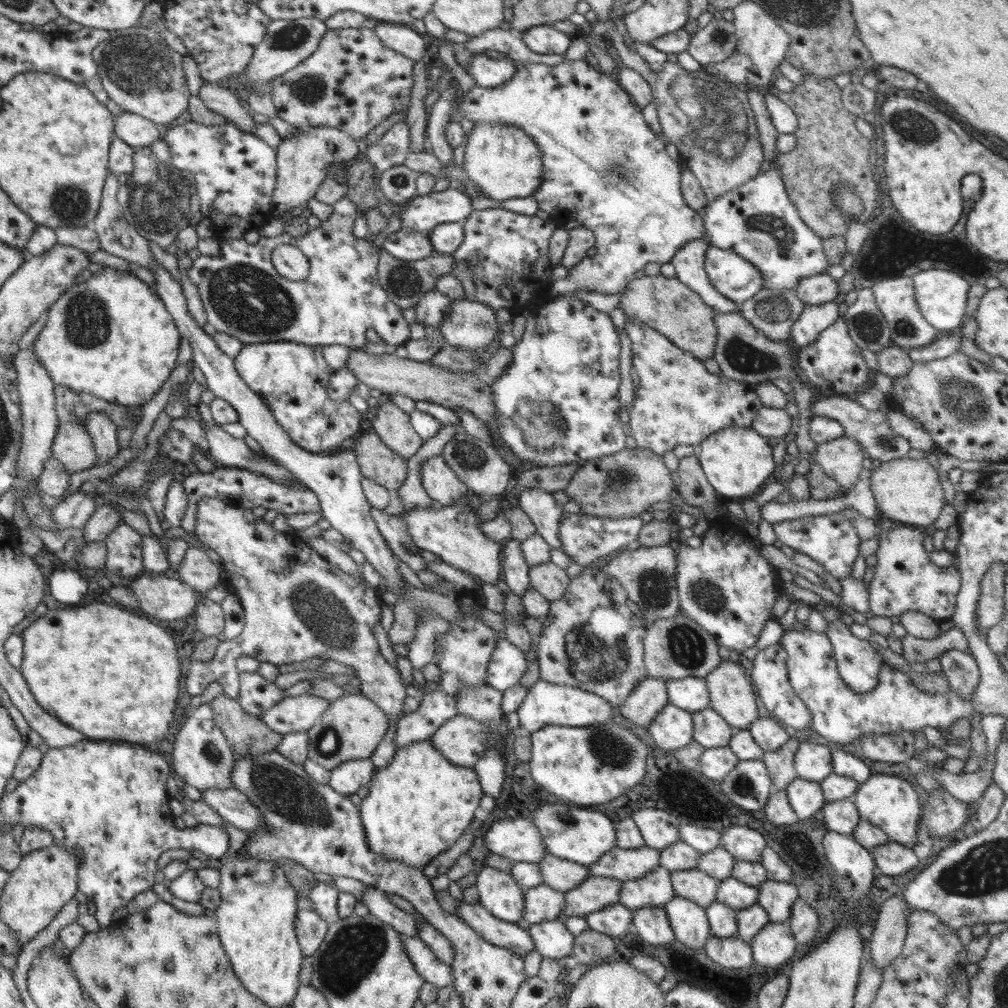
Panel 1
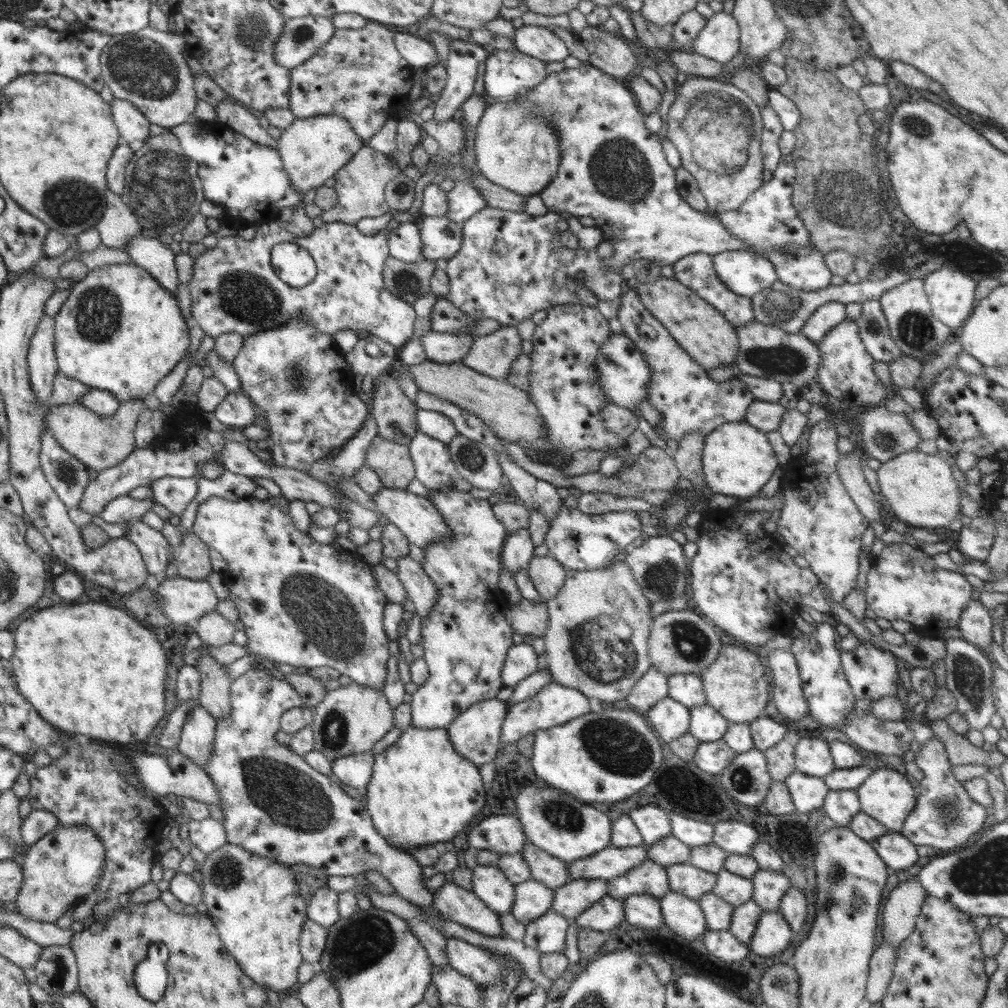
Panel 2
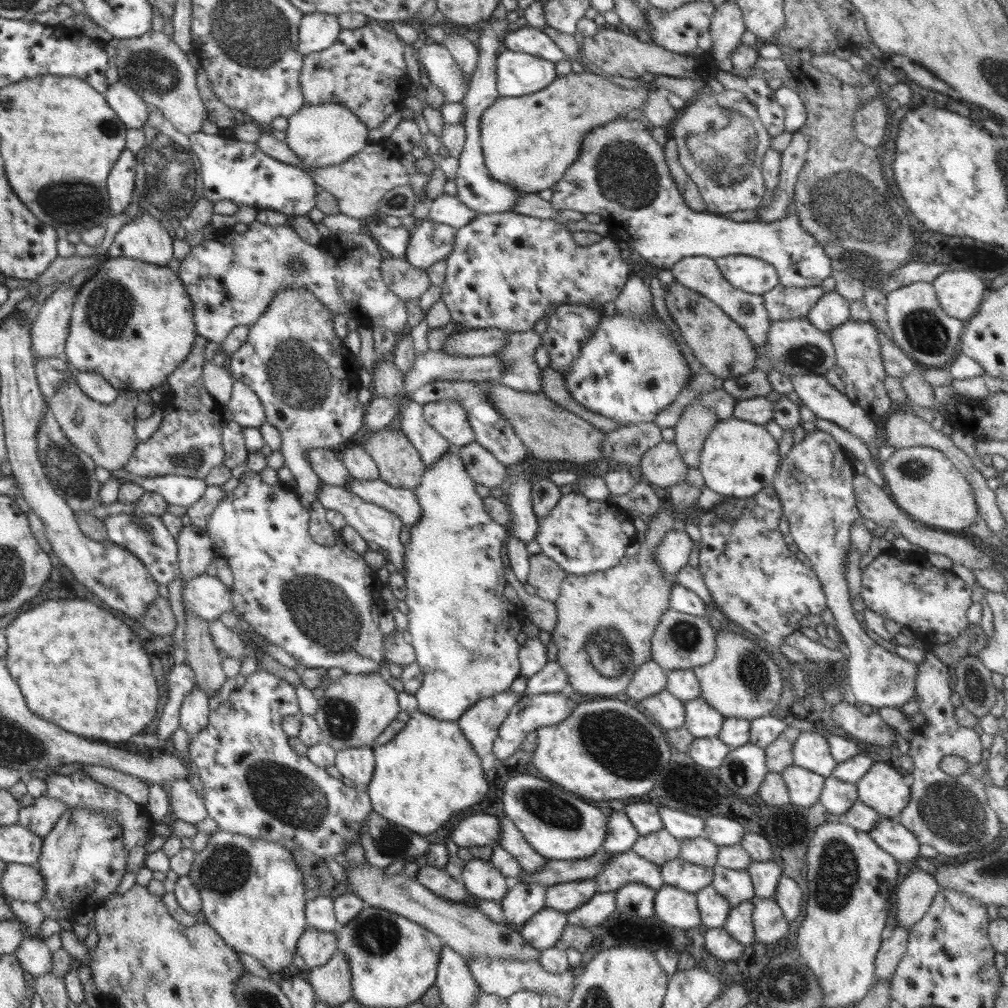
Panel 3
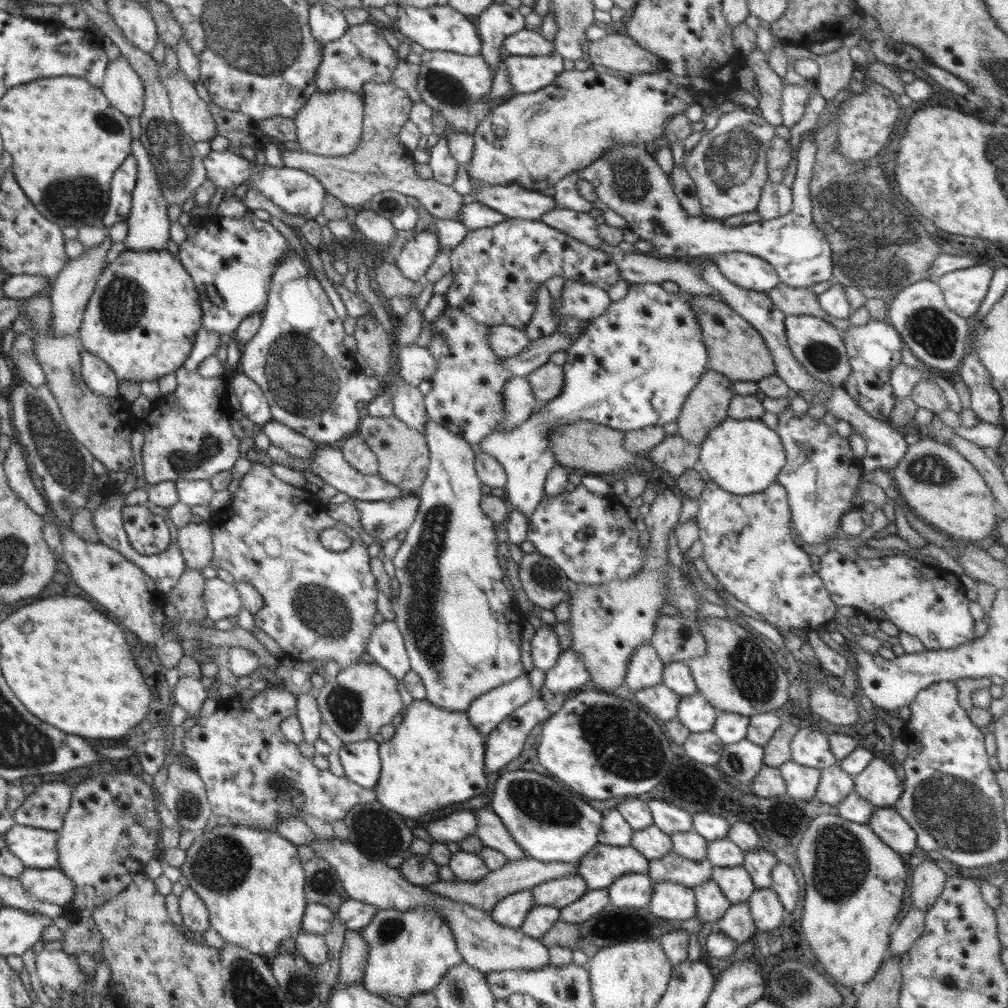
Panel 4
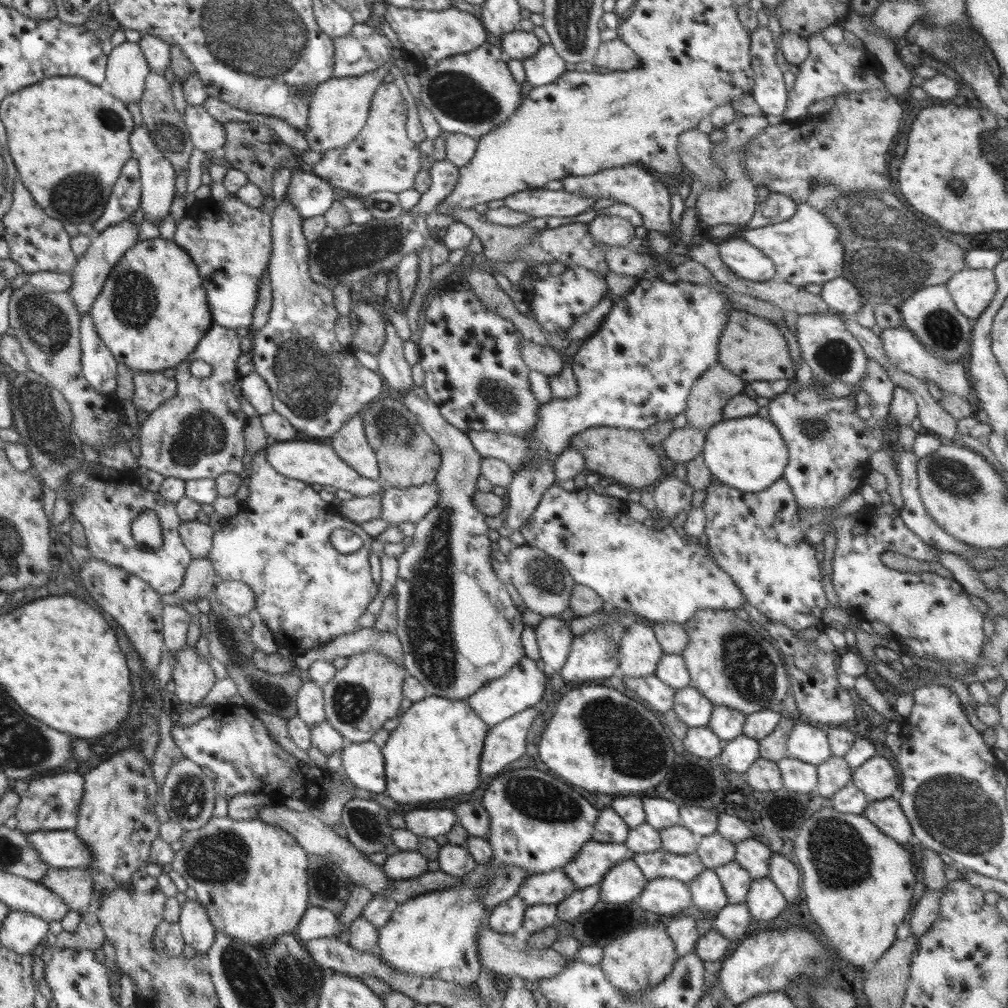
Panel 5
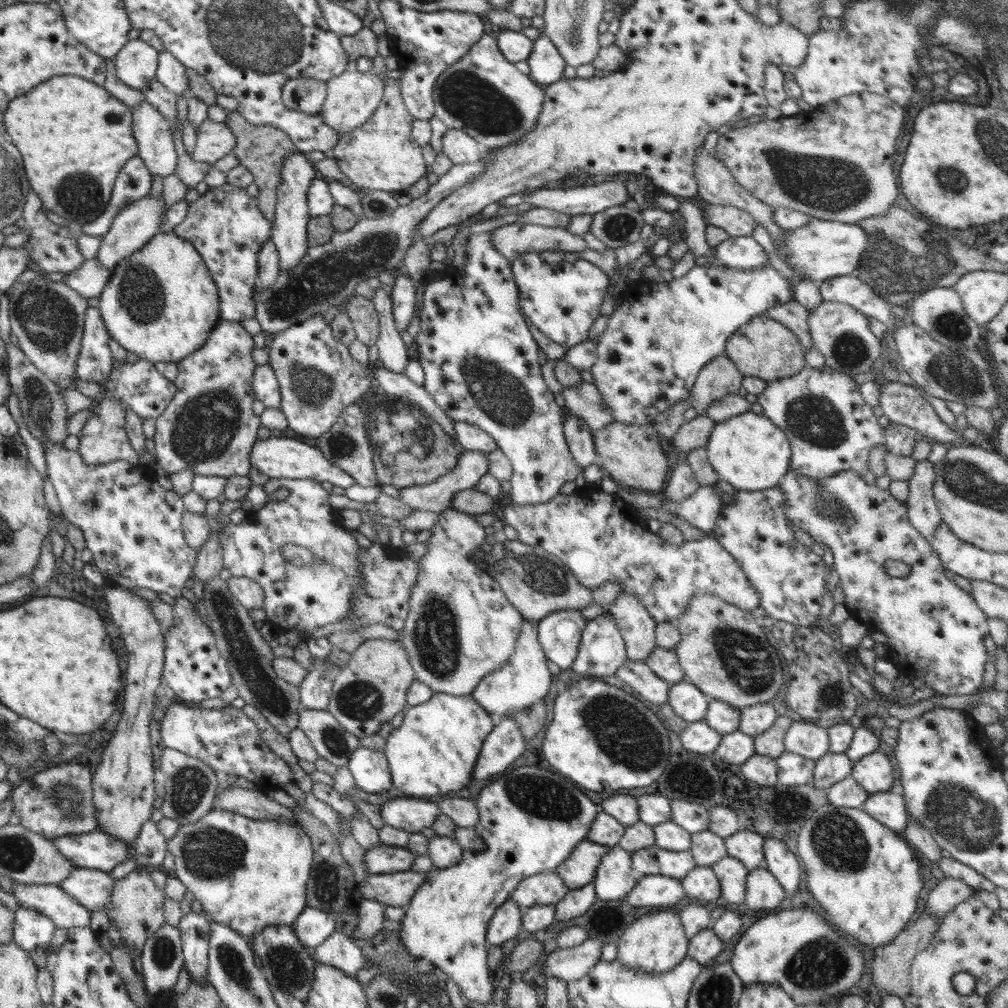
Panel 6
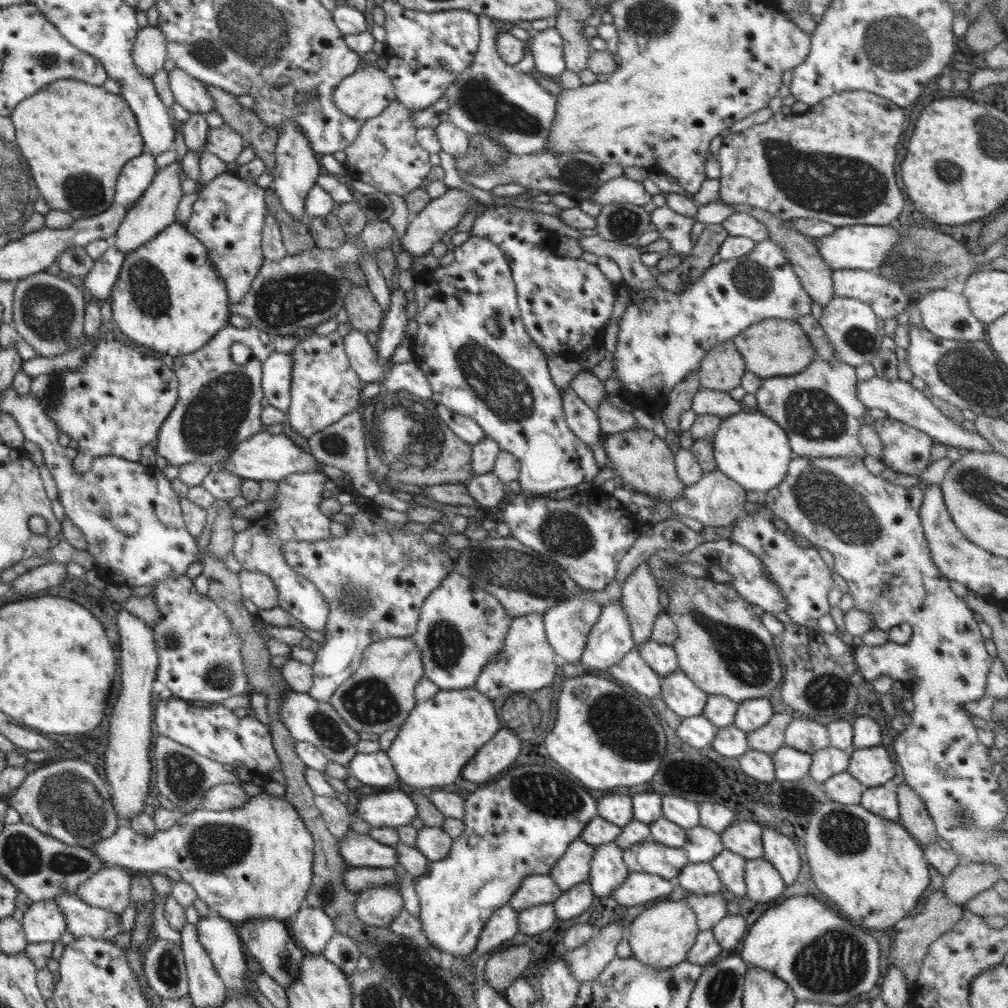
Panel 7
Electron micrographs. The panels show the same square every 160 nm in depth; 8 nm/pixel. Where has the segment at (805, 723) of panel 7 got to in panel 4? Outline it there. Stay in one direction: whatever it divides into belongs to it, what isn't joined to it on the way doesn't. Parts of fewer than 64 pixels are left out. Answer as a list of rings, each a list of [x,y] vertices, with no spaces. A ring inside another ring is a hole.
[[[799,728],[792,737],[790,748],[791,759],[810,768],[822,770],[838,763],[829,747],[827,730]]]

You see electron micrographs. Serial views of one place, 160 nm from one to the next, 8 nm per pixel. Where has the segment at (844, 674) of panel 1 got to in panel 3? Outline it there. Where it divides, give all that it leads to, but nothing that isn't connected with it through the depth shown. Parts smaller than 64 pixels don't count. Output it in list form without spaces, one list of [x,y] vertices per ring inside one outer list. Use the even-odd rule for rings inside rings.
[[[819,429],[806,433],[803,440],[793,444],[792,449],[784,458],[784,462],[776,472],[772,486],[779,496],[783,515],[788,520],[790,527],[788,540],[796,542],[799,555],[815,570],[826,597],[827,609],[834,615],[834,626],[840,634],[841,646],[847,651],[846,659],[848,660],[845,662],[844,668],[847,670],[848,684],[850,684],[850,690],[852,690],[857,704],[870,704],[875,710],[884,708],[884,706],[901,709],[910,698],[915,696],[917,664],[884,649],[880,643],[876,643],[870,634],[862,629],[862,619],[859,615],[854,614],[851,608],[852,600],[845,577],[845,560],[851,547],[850,529],[854,522],[862,516],[857,509],[853,489],[854,475],[857,472],[854,461],[849,459],[847,454],[848,452],[829,433]]]

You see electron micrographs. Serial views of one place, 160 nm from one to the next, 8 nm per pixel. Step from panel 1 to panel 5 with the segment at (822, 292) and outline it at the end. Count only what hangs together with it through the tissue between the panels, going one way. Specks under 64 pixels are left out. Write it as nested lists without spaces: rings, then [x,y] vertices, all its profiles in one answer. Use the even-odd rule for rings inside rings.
[[[627,164],[626,166],[618,166],[616,168],[607,168],[606,170],[601,170],[594,174],[588,176],[567,176],[561,180],[563,184],[563,189],[569,193],[575,195],[583,195],[584,197],[594,197],[594,198],[613,198],[616,202],[620,204],[628,204],[635,208],[644,219],[643,226],[648,230],[657,230],[665,236],[665,234],[674,233],[678,235],[678,227],[673,224],[670,212],[670,190],[668,187],[664,186],[656,176],[652,176],[648,169],[641,166],[641,164]],[[796,202],[797,209],[794,216],[778,224],[751,226],[737,235],[752,246],[762,251],[772,262],[786,282],[797,287],[808,284],[823,285],[829,280],[842,277],[844,268],[843,244],[838,238],[837,228],[807,202]]]

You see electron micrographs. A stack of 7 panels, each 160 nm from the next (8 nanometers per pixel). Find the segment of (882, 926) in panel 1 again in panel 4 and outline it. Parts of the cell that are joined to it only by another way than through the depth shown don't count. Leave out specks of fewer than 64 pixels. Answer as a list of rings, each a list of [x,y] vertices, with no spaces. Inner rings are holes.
[[[918,856],[918,858],[924,858],[922,864],[914,864],[916,868],[913,868],[912,872],[912,888],[910,898],[912,898],[912,906],[919,908],[926,912],[935,902],[936,899],[940,896],[940,893],[944,891],[944,886],[948,876],[938,868],[935,861],[930,860],[924,856]]]

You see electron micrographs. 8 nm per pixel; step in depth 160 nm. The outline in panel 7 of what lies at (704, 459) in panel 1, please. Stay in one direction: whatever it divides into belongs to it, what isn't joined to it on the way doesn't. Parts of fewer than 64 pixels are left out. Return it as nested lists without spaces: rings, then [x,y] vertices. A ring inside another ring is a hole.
[[[746,409],[724,418],[712,439],[717,469],[744,490],[752,490],[761,496],[784,480],[795,456],[782,427],[769,416],[754,410]]]

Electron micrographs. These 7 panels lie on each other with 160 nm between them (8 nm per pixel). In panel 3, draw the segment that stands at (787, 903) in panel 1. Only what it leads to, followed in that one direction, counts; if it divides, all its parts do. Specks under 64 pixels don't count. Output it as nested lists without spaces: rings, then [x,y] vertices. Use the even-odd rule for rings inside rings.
[[[770,860],[764,862],[752,861],[745,869],[751,878],[755,897],[772,899],[776,894],[779,878],[783,874],[778,863]]]

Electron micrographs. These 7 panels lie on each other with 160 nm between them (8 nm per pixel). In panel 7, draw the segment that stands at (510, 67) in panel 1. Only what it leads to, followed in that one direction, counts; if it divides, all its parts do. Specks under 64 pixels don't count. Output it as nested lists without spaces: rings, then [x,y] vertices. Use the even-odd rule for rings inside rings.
[[[550,25],[543,31],[533,32],[530,44],[536,72],[554,79],[566,70],[564,41],[556,27]]]

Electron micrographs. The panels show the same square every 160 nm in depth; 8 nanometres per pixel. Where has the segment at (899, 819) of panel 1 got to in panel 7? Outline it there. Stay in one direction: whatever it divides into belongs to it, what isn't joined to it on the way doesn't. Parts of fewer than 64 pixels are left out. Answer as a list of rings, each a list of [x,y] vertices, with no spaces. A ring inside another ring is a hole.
[[[882,744],[854,749],[852,754],[849,754],[847,771],[866,787],[886,784],[895,774],[894,763],[886,749]]]

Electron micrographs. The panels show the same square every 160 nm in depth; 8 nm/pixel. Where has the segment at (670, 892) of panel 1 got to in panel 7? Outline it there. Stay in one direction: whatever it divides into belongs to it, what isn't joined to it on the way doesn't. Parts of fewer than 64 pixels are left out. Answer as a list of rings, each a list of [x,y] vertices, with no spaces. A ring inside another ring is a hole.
[[[574,840],[566,854],[551,870],[551,878],[562,891],[573,888],[574,884],[589,881],[590,862],[596,848],[582,840]]]

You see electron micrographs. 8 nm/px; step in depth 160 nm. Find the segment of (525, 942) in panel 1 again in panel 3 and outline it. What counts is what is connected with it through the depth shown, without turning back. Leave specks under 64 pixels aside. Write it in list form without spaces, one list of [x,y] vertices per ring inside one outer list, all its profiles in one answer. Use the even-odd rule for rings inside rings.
[[[427,864],[418,869],[415,880],[441,898],[476,907],[473,903],[474,896],[468,893],[464,884],[451,878],[445,869]]]

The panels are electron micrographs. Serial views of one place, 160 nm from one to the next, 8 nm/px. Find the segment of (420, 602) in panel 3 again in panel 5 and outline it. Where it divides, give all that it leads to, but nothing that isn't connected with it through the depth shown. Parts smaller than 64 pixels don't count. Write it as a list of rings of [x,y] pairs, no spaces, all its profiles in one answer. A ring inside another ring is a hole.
[[[412,386],[412,390],[402,398],[402,403],[406,408],[414,414],[418,419],[418,424],[422,426],[423,431],[436,444],[439,455],[440,465],[438,465],[438,473],[436,473],[436,479],[434,482],[439,488],[439,501],[437,505],[426,513],[426,516],[422,517],[422,520],[416,522],[416,532],[412,536],[412,543],[409,546],[404,547],[404,552],[397,559],[398,561],[398,573],[396,579],[396,592],[397,598],[397,629],[395,634],[399,638],[403,648],[403,667],[414,678],[420,681],[420,684],[424,686],[428,695],[441,696],[450,700],[466,700],[469,696],[472,696],[483,684],[490,683],[494,679],[500,678],[507,674],[507,672],[525,655],[524,647],[520,637],[522,630],[526,627],[522,621],[522,613],[518,612],[514,602],[510,598],[510,594],[504,587],[504,581],[497,576],[497,571],[493,567],[492,551],[490,549],[490,539],[488,539],[488,533],[490,528],[486,525],[485,514],[482,514],[474,505],[472,495],[477,490],[477,479],[481,476],[481,463],[483,457],[476,452],[470,437],[462,432],[459,428],[452,426],[441,414],[438,408],[434,405],[434,402],[428,398],[423,387]]]

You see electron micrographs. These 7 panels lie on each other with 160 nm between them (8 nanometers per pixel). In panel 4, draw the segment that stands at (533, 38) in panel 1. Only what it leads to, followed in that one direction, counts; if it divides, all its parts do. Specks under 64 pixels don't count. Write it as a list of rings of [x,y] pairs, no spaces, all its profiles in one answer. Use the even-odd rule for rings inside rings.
[[[524,28],[504,39],[503,51],[505,55],[540,56],[554,52],[555,46],[532,28]]]

